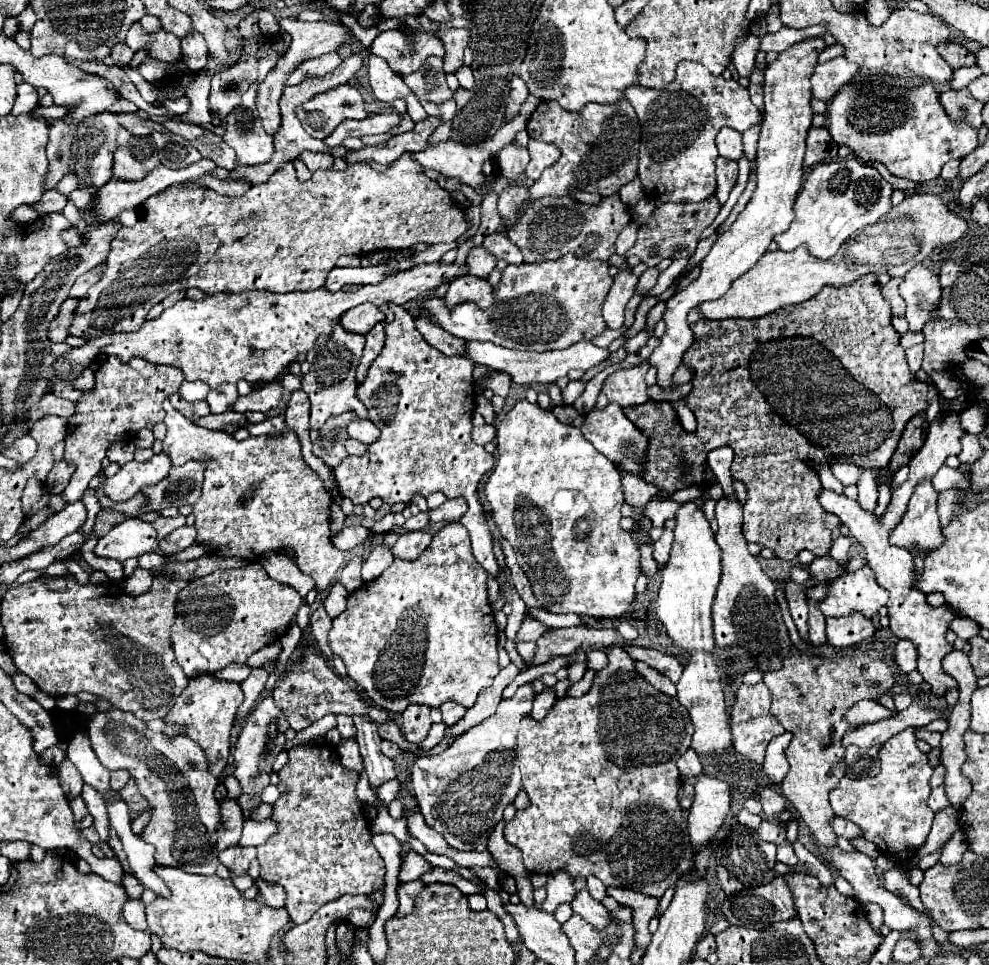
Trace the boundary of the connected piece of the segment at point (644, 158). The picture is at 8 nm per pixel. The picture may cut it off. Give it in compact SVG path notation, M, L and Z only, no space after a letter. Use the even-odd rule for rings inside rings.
M681 61L677 65L673 83L661 89L649 89L641 85L629 85L625 89L625 99L631 101L641 125L641 147L639 147L639 179L647 197L659 203L681 203L681 201L703 201L711 193L715 193L715 135L721 127L737 129L739 133L747 131L751 125L761 123L759 109L751 103L749 91L741 87L733 79L723 79L711 75L701 63L695 61Z

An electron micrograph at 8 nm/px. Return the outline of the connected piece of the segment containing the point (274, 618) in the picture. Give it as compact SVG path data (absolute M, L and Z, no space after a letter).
M259 563L193 579L179 593L175 605L177 619L171 627L175 659L187 677L197 671L219 671L231 663L245 663L261 647L287 633L291 617L303 603L293 587L273 581Z

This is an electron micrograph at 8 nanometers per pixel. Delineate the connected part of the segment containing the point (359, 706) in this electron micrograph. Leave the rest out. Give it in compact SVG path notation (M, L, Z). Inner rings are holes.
M305 647L301 651L301 661L291 667L289 671L285 671L285 675L281 675L281 679L275 685L277 689L273 689L273 697L277 699L277 703L281 703L281 709L285 711L291 729L301 731L305 727L309 727L311 723L315 723L317 719L321 719L323 715L329 713L345 713L345 715L365 715L369 717L373 723L383 725L383 723L393 723L391 715L375 705L369 705L359 693L357 689L341 679L339 675L333 673L333 669L327 665L327 661L323 659L321 653L317 653L311 647Z

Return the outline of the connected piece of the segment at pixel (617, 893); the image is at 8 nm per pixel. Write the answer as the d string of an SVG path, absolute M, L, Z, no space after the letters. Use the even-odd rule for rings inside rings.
M607 887L607 895L613 897L615 901L621 901L623 905L635 907L635 917L633 917L633 925L637 927L637 947L647 947L651 933L647 929L649 921L655 917L657 913L657 905L659 899L653 899L649 895L637 893L637 891L629 891L623 887Z

